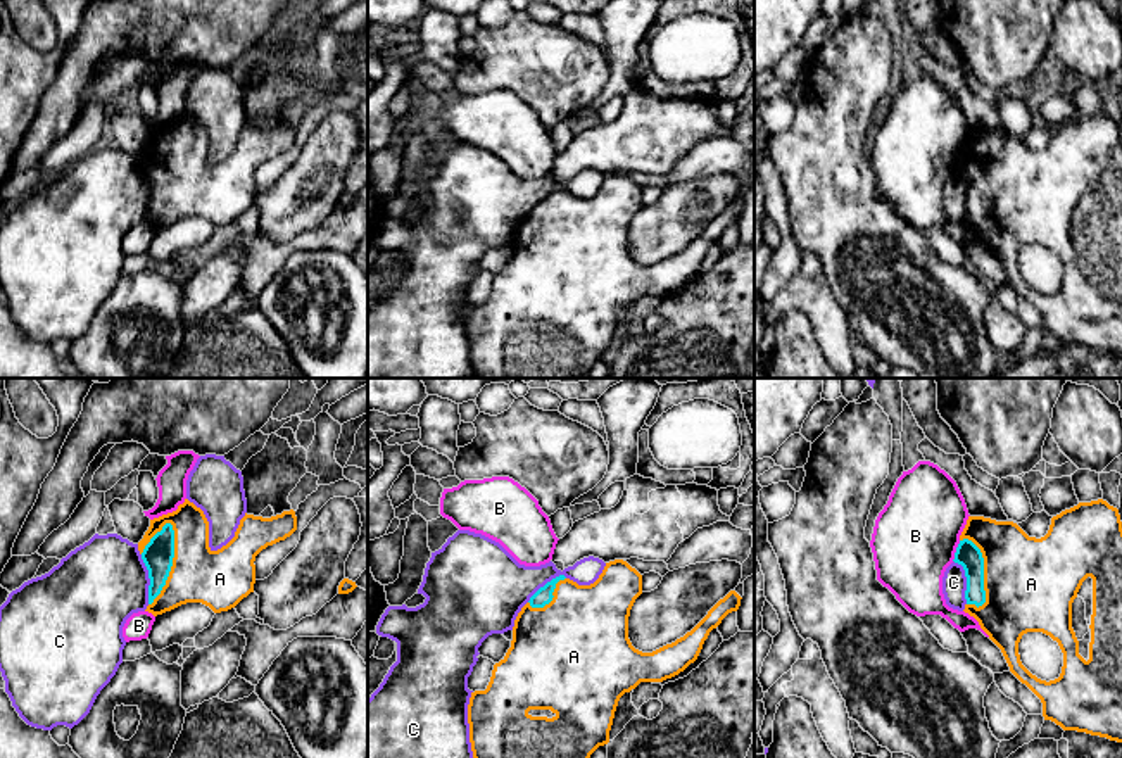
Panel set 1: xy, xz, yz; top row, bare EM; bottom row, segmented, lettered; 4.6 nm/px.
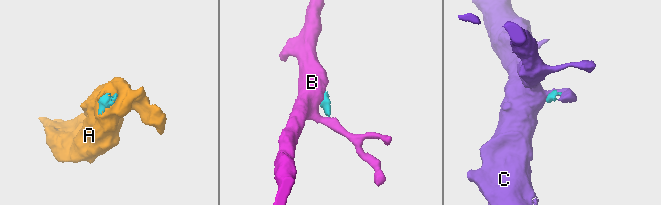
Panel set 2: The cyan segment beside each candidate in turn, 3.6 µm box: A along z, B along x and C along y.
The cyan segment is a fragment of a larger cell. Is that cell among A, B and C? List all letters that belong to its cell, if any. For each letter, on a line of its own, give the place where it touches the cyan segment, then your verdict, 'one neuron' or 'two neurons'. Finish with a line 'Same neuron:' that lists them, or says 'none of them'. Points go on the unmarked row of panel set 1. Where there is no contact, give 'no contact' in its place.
A: xy (171, 176) | one neuron
B: yz (957, 164) | two neurons
C: xy (149, 190) | two neurons
Same neuron: A

